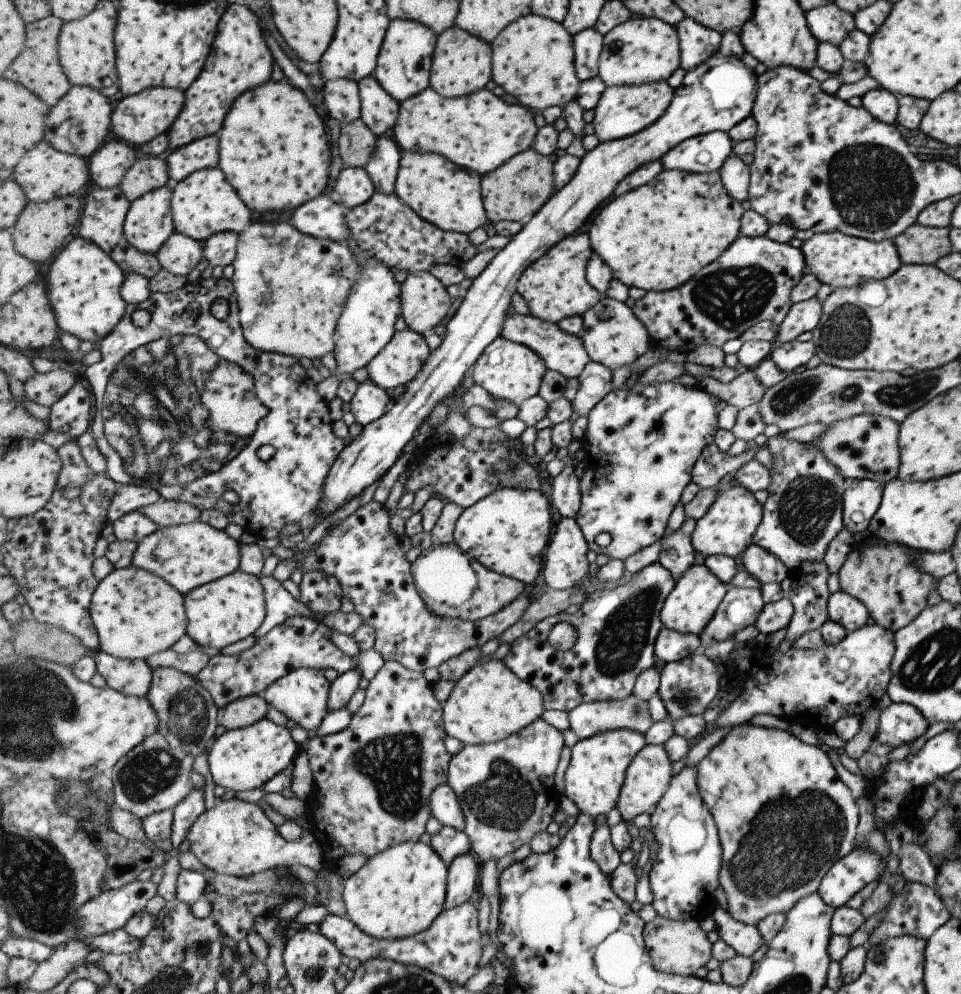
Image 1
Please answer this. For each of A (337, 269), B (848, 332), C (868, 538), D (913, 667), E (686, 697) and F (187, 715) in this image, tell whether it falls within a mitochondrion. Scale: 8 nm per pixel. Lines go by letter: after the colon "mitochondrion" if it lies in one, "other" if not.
A: mitochondrion
B: mitochondrion
C: other
D: mitochondrion
E: mitochondrion
F: mitochondrion

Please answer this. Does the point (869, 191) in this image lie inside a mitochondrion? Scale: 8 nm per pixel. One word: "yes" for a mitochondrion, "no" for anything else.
yes

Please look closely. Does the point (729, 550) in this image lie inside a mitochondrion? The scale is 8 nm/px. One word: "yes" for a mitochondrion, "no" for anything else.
no

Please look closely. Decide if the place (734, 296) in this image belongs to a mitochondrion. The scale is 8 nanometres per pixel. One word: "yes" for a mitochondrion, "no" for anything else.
yes

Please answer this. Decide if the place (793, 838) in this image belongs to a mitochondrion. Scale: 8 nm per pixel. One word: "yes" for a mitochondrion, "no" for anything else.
yes

